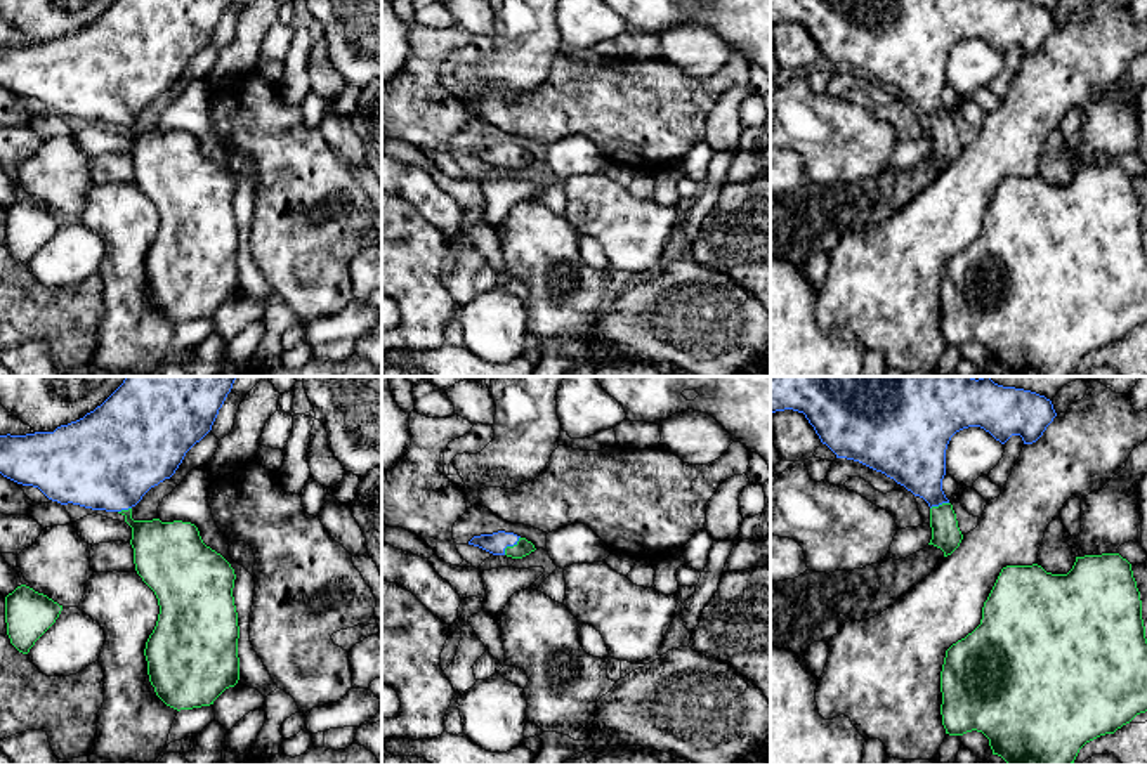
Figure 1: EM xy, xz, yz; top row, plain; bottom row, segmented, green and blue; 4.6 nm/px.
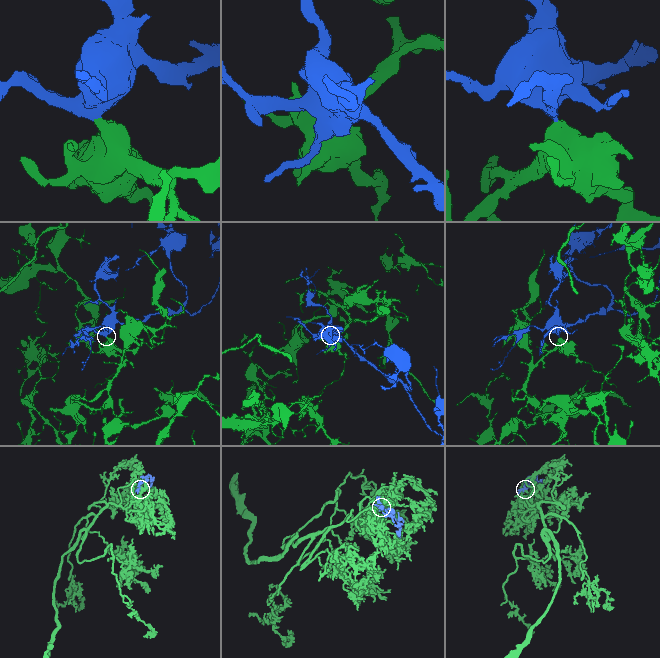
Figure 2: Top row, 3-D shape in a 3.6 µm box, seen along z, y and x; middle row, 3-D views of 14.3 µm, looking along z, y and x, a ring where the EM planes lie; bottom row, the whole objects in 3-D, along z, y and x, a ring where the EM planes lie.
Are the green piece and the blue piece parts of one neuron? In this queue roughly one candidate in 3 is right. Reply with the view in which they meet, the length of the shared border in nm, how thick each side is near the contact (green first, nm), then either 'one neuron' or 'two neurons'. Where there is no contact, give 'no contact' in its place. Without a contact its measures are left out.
meets green in xz; contact 120 nm long; 70 nm thick on the green side, 100 nm on the other; one neuron

